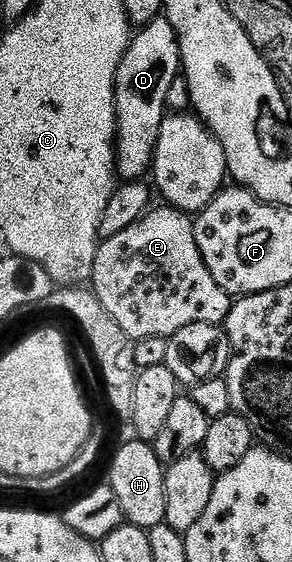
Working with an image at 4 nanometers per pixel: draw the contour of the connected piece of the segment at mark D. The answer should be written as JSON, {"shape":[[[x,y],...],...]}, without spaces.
{"shape":[[[165,16],[154,18],[132,37],[131,47],[117,68],[115,81],[115,115],[117,137],[115,139],[115,168],[123,180],[139,180],[152,169],[155,145],[161,132],[161,124],[168,113],[166,94],[173,80],[180,77],[179,41],[173,26]]]}

